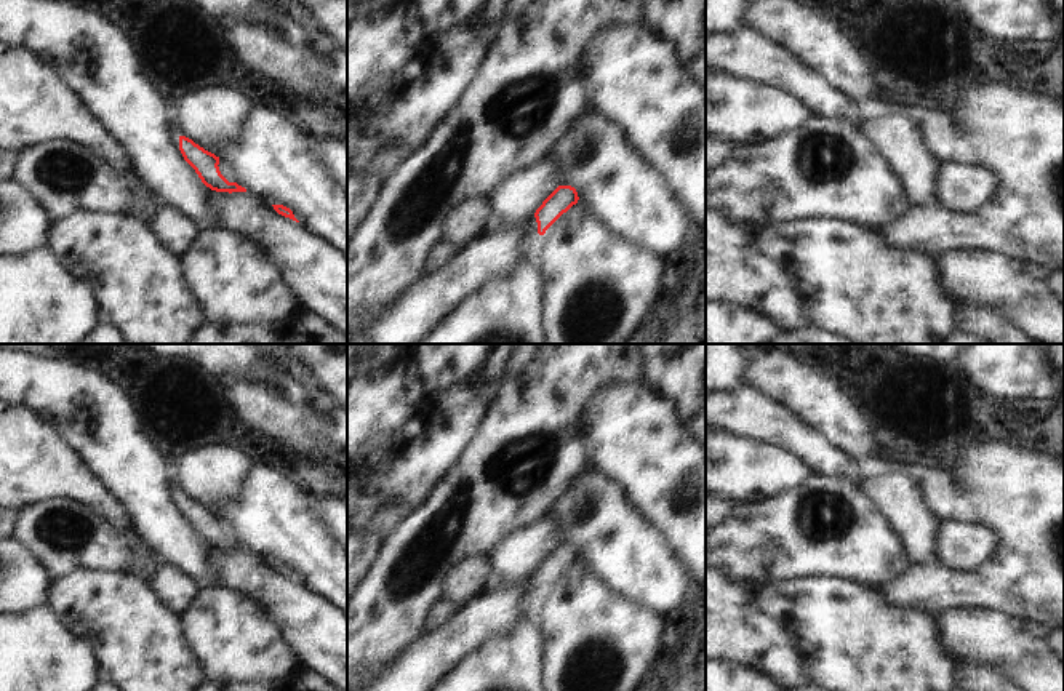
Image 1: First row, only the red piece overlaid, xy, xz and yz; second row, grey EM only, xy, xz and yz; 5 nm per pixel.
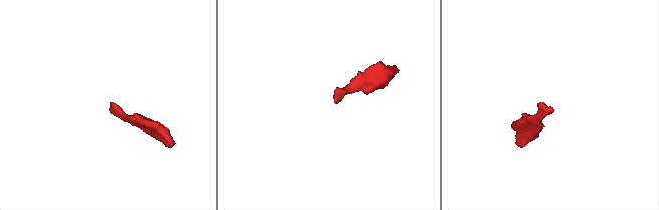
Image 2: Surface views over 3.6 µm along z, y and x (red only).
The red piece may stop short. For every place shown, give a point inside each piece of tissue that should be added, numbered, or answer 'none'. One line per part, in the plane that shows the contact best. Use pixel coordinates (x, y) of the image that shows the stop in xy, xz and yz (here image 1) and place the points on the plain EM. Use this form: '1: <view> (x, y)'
1: xz (530, 581)

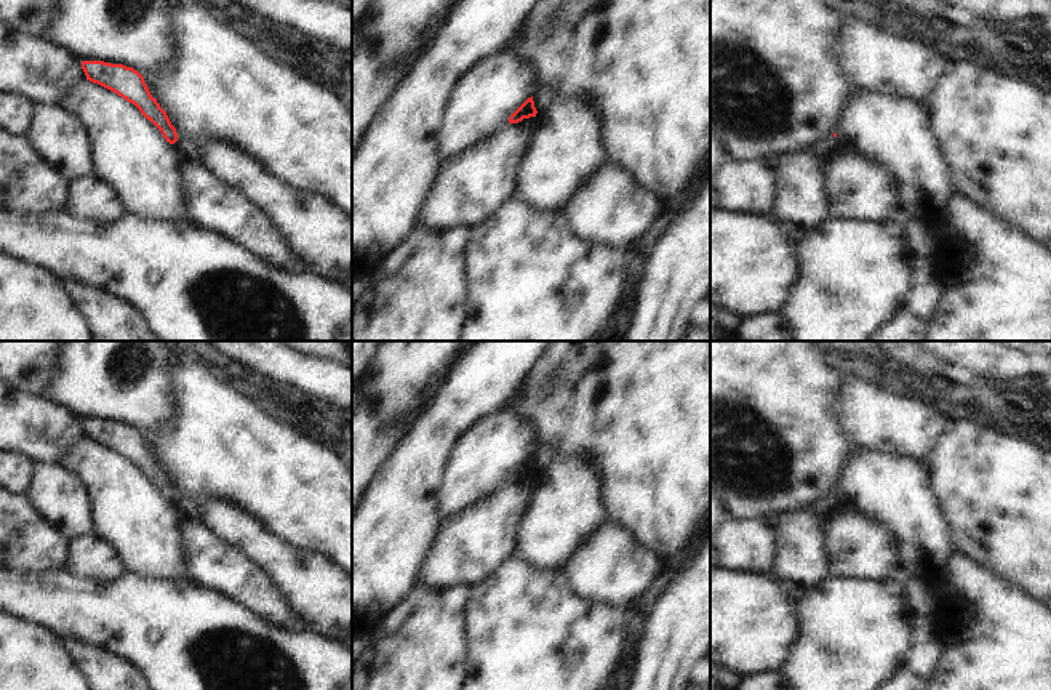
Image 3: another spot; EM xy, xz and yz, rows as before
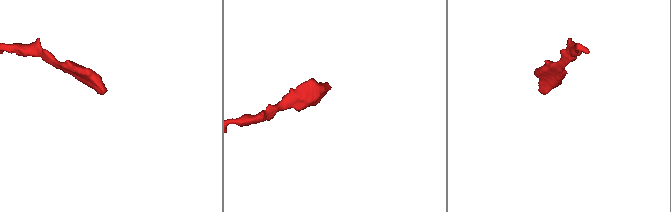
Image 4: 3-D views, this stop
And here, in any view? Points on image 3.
none

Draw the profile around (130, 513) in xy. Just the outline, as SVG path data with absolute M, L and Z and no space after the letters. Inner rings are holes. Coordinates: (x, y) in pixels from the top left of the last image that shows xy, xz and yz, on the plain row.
M85 437L59 464L72 471L88 490L91 533L114 548L126 573L147 580L189 580L182 551L182 515L134 463Z

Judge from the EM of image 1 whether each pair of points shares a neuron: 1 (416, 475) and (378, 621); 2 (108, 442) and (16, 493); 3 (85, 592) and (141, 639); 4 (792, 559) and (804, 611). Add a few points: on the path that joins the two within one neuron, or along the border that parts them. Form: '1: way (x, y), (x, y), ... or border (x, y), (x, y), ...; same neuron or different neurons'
1: border (431, 490), (383, 538); different neurons
2: border (56, 429), (60, 437), (104, 487); different neurons
3: way (100, 607), (114, 613), (127, 626); same neuron
4: border (834, 576), (780, 579), (760, 587); different neurons

